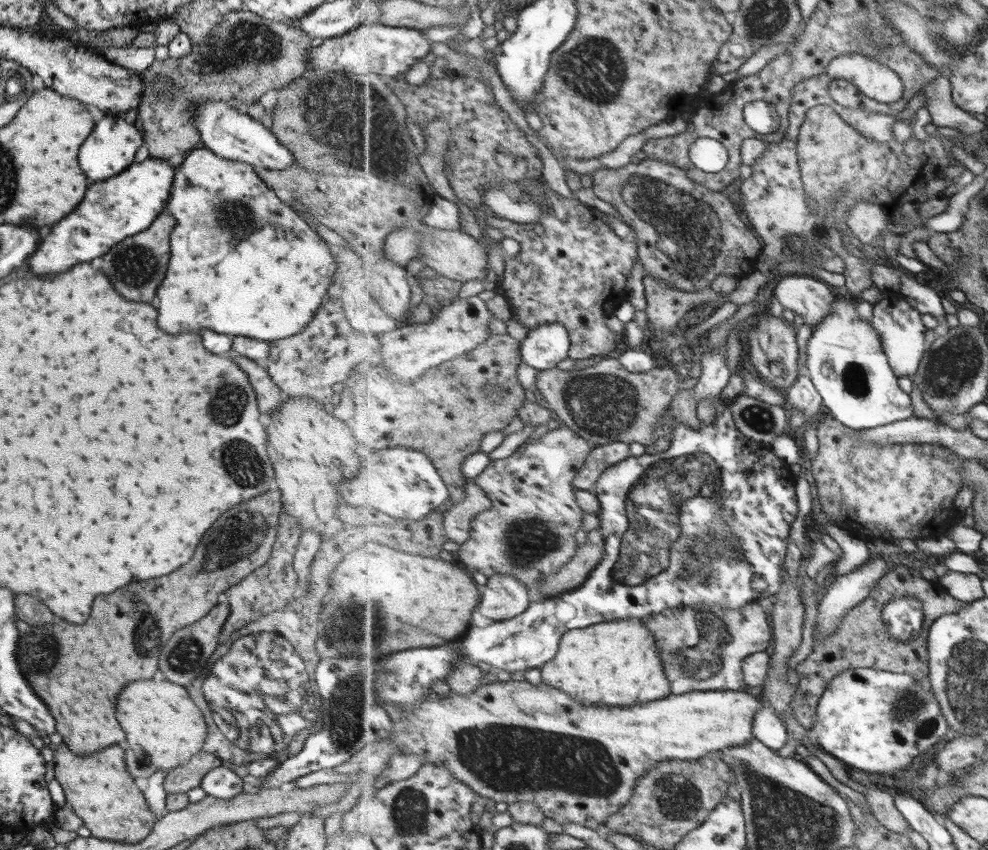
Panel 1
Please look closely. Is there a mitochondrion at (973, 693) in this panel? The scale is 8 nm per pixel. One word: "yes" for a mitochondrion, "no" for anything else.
yes

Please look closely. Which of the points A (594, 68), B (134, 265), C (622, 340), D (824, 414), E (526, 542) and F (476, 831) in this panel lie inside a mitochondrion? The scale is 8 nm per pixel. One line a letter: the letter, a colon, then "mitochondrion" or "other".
A: mitochondrion
B: mitochondrion
C: other
D: other
E: mitochondrion
F: other

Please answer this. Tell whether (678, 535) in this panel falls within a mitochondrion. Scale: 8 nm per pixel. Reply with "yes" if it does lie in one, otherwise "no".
yes

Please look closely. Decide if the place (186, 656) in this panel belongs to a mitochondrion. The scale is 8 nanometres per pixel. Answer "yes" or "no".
yes

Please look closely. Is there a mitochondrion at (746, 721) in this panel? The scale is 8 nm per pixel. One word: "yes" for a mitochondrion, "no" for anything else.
no

